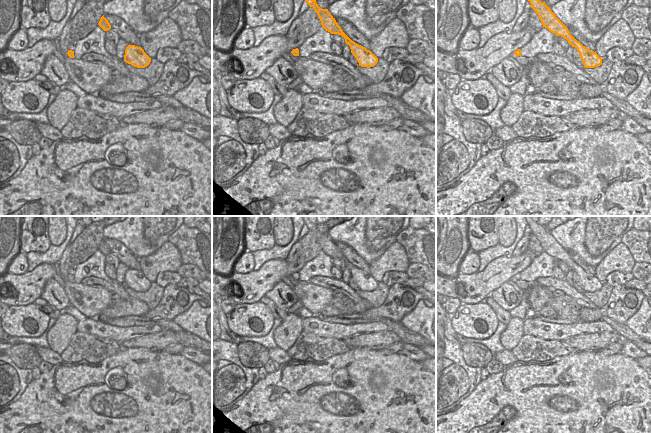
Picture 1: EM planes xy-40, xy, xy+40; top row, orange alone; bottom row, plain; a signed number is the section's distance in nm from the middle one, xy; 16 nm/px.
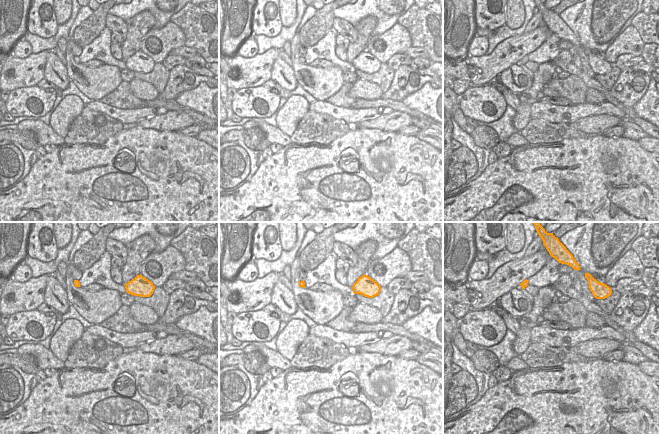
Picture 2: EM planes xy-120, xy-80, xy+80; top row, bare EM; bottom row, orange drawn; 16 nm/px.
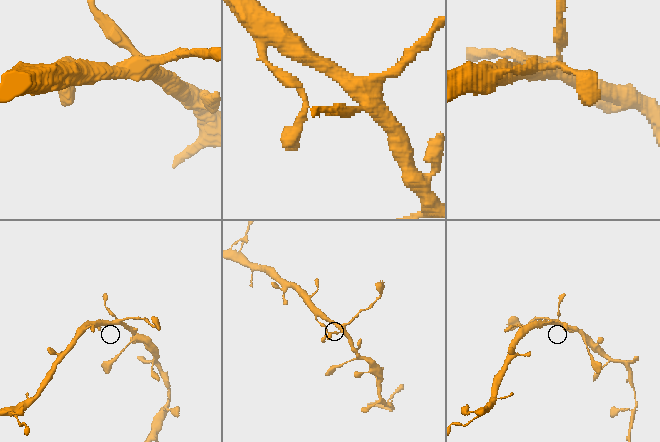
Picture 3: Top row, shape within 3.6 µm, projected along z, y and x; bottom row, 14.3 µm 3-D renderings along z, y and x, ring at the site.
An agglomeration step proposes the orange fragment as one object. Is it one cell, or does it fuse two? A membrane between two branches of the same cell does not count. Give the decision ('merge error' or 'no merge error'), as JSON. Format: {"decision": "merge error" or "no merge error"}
{"decision": "no merge error"}

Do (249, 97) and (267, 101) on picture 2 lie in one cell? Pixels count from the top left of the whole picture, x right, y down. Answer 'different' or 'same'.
same

